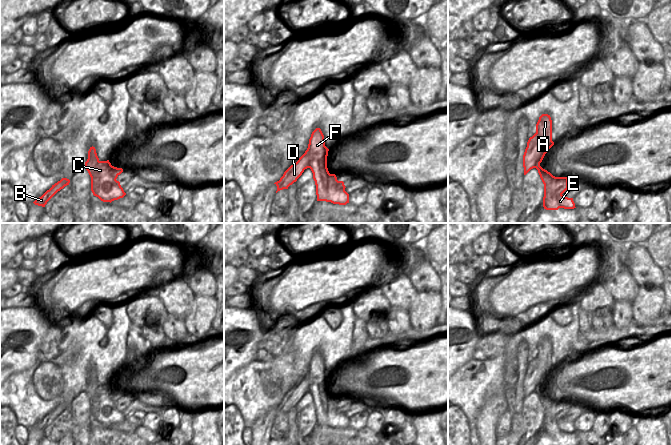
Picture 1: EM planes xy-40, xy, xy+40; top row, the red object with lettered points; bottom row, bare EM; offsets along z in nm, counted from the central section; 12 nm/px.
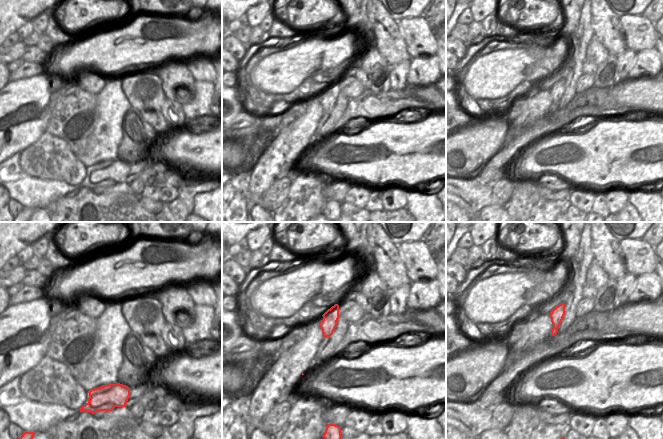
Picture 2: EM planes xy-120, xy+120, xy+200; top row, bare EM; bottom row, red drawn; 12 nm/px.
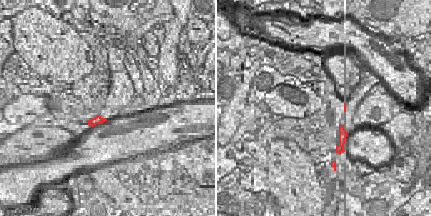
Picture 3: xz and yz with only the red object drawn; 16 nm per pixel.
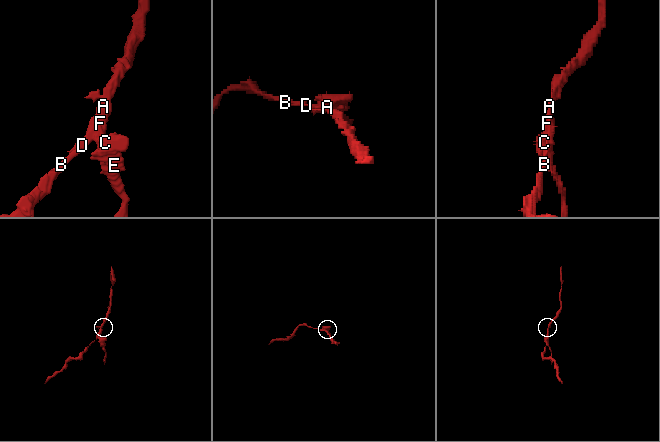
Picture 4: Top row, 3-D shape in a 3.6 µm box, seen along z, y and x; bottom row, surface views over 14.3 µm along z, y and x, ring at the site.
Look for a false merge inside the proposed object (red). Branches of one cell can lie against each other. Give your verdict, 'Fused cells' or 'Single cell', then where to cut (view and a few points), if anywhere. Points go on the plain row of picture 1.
Fused cells. Split along xy+40 (528, 365), (542, 383).

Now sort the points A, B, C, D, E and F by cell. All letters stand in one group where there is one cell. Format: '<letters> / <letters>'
A C E F / B D

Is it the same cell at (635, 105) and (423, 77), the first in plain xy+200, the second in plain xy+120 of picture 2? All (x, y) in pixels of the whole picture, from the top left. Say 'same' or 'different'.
different

